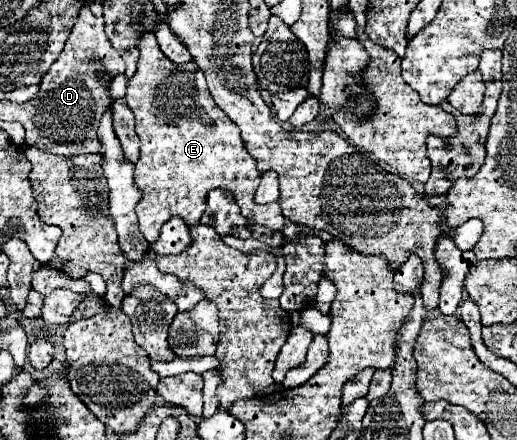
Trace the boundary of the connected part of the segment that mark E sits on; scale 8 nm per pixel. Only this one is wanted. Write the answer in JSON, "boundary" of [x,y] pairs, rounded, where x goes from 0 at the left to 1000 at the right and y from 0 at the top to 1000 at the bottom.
{"boundary":[[[298,70],[271,75],[267,111],[271,111],[267,157],[248,184],[244,234],[263,266],[263,302],[271,316],[271,361],[263,366],[259,407],[267,430],[275,434],[275,452],[263,466],[263,489],[271,502],[271,525],[282,539],[282,548],[298,552],[309,534],[313,511],[337,489],[352,493],[360,511],[379,511],[398,475],[402,434],[422,425],[441,430],[453,443],[472,493],[526,525],[545,525],[545,516],[553,511],[553,493],[545,489],[542,466],[538,461],[503,466],[491,457],[495,425],[503,416],[503,389],[495,384],[495,366],[480,348],[460,289],[426,252],[426,243],[418,243],[410,216],[402,211],[395,166],[383,157],[383,148],[375,139],[360,148],[329,143],[329,134],[321,134],[321,125],[309,116]]]}

